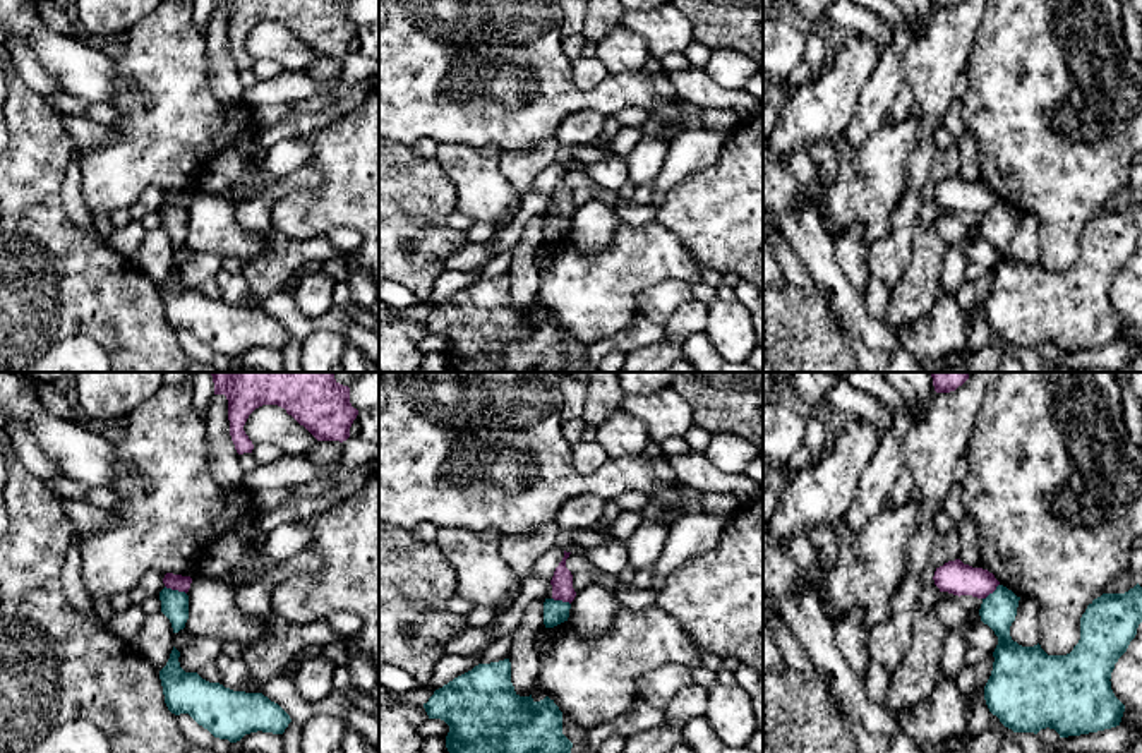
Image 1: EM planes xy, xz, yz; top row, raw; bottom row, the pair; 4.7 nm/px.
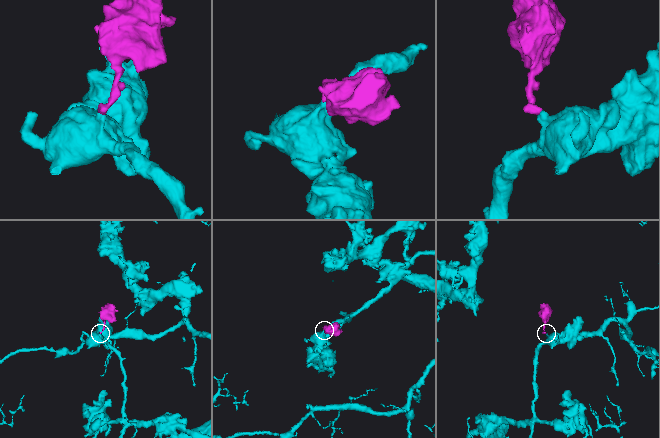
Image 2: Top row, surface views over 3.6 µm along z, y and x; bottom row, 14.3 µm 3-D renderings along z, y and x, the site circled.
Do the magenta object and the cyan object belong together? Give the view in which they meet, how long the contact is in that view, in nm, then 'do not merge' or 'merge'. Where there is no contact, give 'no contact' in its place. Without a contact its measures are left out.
meets magenta in xy; contact 110 nm long; do not merge

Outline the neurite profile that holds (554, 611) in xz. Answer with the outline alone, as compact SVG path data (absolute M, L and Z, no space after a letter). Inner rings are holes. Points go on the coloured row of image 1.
M545 599L544 602L544 624L545 628L554 628L569 617L569 602Z

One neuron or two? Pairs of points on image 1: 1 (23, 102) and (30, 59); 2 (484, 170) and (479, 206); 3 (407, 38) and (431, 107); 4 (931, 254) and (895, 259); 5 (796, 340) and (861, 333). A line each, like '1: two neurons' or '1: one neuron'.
1: two neurons
2: one neuron
3: one neuron
4: two neurons
5: two neurons

